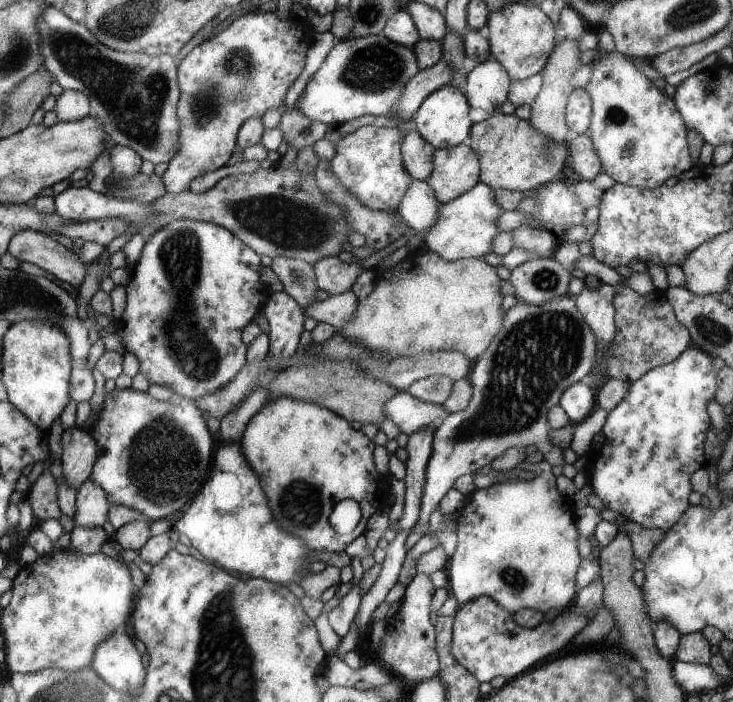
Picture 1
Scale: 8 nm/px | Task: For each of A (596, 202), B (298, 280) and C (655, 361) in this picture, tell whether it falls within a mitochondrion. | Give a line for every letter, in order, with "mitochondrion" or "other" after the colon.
A: other
B: mitochondrion
C: other

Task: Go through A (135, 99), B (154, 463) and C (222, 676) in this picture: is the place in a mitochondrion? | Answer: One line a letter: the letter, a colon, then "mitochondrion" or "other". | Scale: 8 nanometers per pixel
A: mitochondrion
B: mitochondrion
C: mitochondrion

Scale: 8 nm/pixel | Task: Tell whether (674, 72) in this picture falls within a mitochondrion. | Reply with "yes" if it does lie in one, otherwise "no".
no

